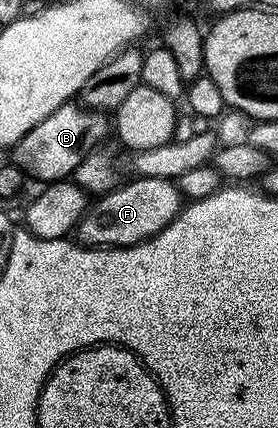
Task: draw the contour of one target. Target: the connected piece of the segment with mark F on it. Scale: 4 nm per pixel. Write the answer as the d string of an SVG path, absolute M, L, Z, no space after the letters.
M150 176L132 179L126 179L92 201L75 229L76 239L82 245L126 248L159 234L181 213L183 195L174 181Z

